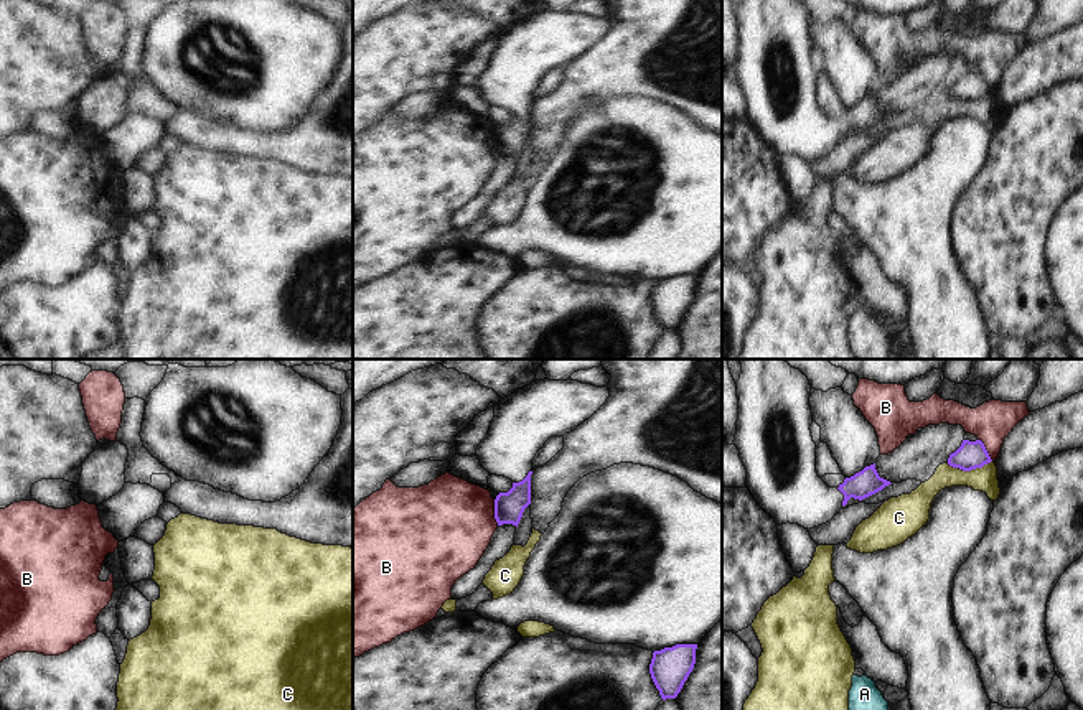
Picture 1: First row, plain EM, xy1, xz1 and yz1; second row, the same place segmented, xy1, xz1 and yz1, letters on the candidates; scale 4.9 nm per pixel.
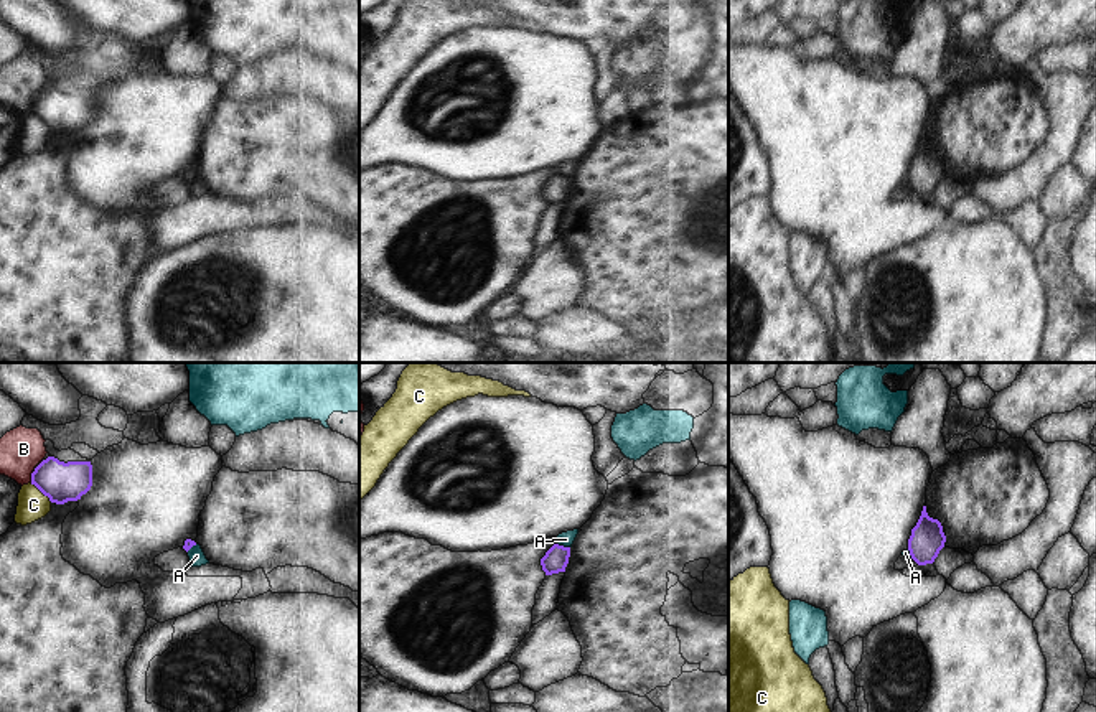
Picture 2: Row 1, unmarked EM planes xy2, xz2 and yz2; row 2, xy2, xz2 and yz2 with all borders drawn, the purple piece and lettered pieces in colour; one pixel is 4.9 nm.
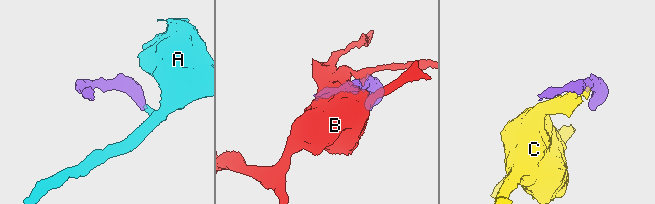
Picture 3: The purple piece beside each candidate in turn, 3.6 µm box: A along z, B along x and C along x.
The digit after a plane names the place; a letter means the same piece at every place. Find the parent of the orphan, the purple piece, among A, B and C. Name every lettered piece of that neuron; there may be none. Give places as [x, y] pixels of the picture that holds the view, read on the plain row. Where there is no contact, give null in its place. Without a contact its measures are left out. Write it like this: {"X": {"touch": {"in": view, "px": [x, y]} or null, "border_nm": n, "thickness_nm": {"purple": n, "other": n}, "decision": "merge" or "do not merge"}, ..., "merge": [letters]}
{"A": {"touch": {"in": "xz2", "px": [562, 177]}, "border_nm": 70, "thickness_nm": {"purple": 120, "other": 70}, "decision": "do not merge"}, "B": {"touch": {"in": "xz1", "px": [495, 144]}, "border_nm": 130, "thickness_nm": {"purple": 140, "other": 460}, "decision": "do not merge"}, "C": {"touch": {"in": "yz1", "px": [968, 101]}, "border_nm": 220, "thickness_nm": {"purple": 140, "other": 120}, "decision": "do not merge"}, "merge": []}

